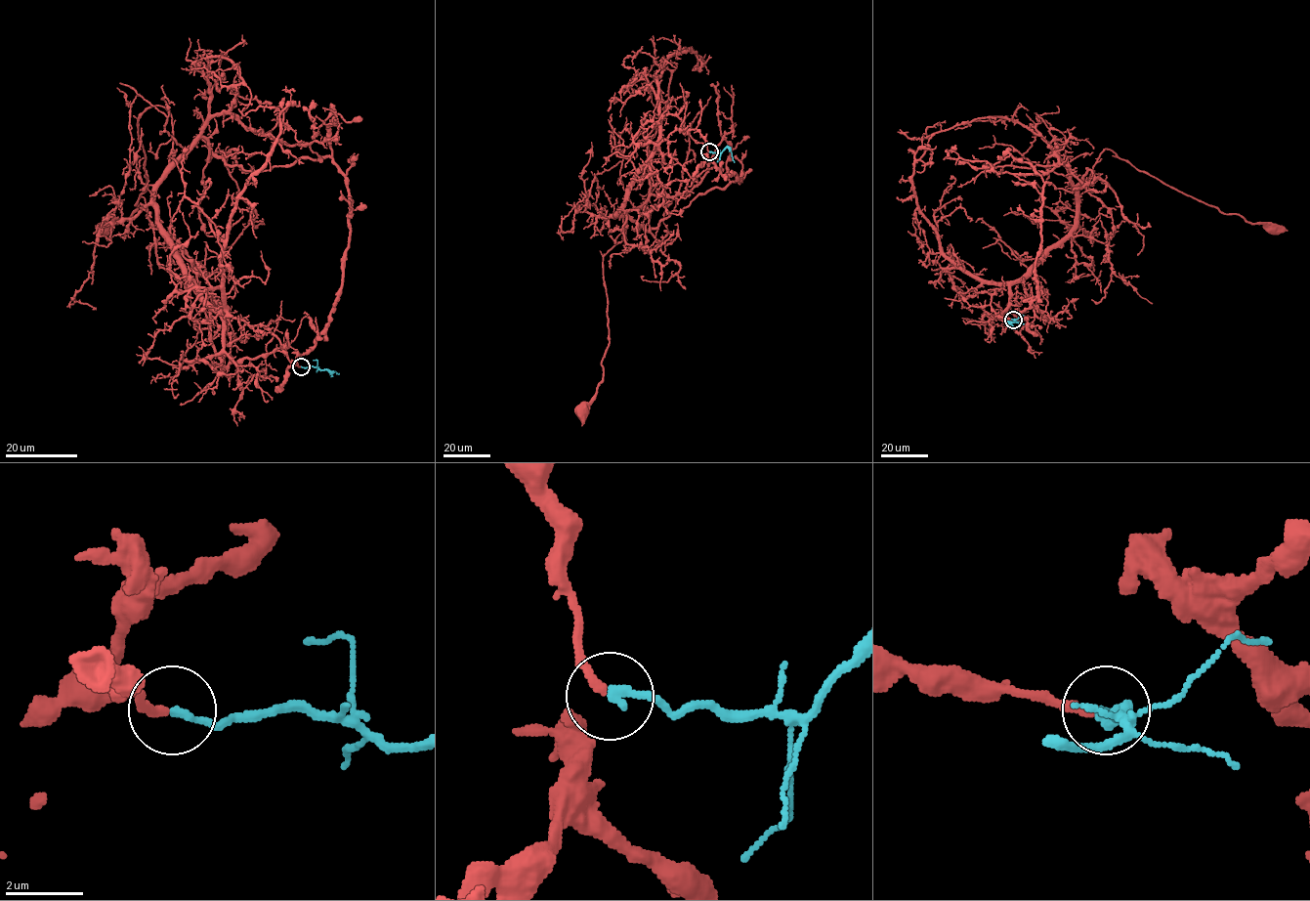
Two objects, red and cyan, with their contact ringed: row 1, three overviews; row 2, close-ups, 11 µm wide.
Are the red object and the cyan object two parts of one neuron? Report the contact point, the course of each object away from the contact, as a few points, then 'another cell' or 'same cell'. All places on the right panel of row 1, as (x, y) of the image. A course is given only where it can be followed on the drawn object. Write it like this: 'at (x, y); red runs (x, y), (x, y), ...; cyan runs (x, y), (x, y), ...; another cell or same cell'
at (1013, 320); red runs (1013, 319), (999, 318), (976, 287), (1017, 281), (1064, 237), (1075, 226), (1077, 191), (1105, 149), (1271, 229); cyan runs (1013, 319), (1008, 321), (1024, 323); same cell

